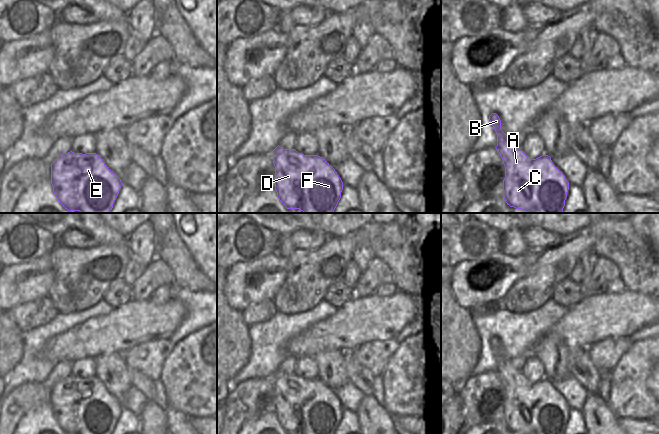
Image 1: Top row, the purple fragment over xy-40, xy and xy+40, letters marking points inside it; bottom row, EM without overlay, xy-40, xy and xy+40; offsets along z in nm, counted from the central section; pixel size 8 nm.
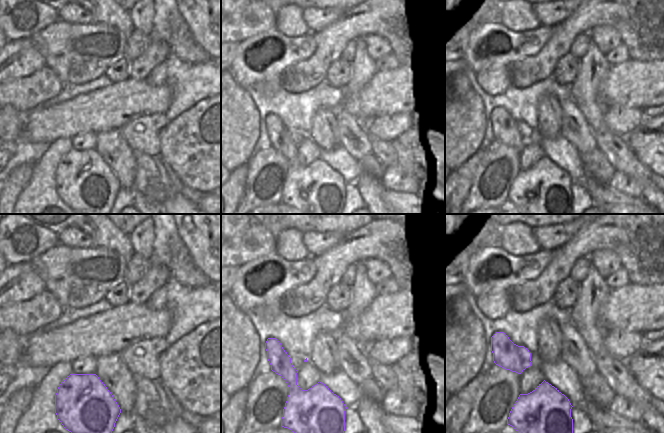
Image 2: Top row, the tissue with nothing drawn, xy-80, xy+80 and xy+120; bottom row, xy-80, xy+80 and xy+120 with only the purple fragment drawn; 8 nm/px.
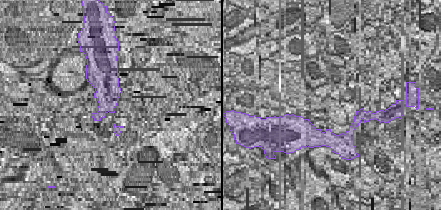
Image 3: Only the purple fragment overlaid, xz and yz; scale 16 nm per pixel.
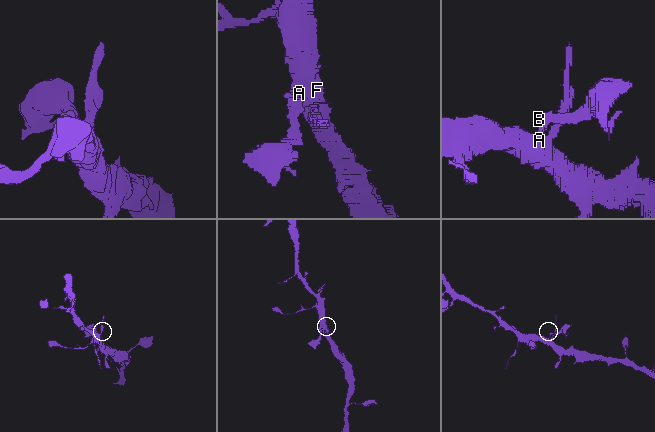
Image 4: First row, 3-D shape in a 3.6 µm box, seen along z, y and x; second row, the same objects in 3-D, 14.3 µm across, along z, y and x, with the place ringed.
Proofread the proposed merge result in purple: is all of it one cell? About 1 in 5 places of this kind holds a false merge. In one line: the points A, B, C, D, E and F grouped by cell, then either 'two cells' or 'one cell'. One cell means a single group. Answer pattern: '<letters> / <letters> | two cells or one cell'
A B C D E F | one cell

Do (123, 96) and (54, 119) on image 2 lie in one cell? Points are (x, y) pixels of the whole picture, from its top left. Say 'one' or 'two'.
one

